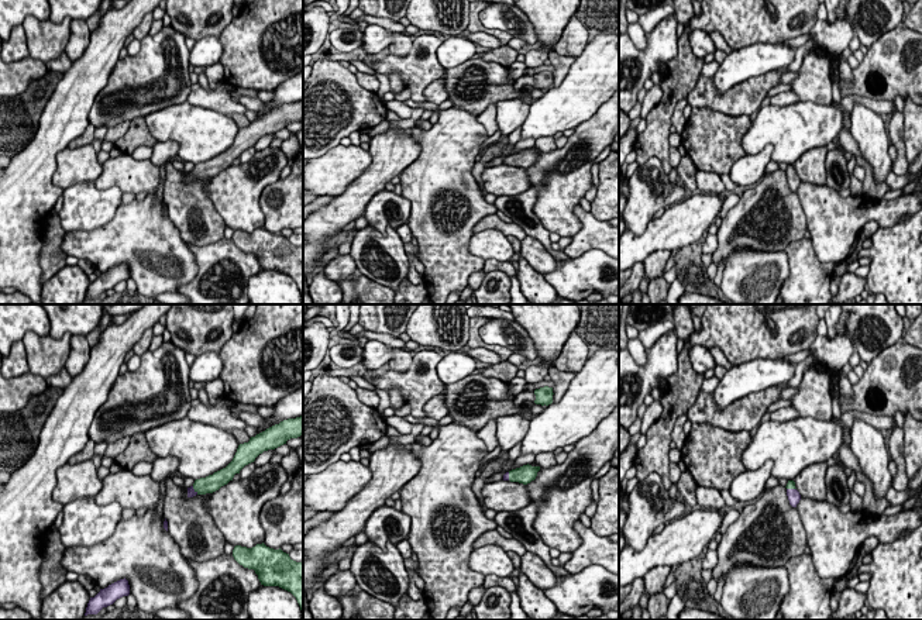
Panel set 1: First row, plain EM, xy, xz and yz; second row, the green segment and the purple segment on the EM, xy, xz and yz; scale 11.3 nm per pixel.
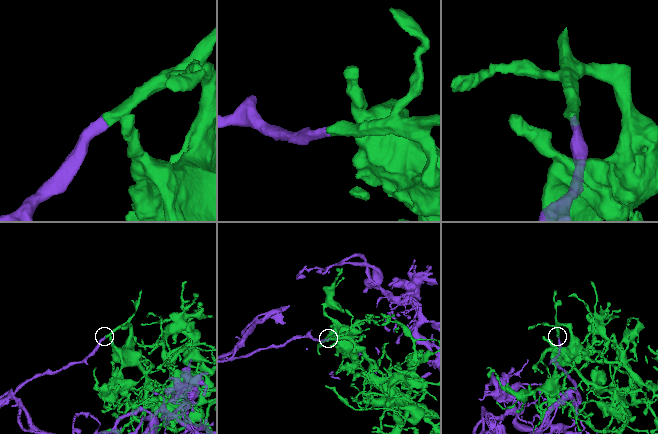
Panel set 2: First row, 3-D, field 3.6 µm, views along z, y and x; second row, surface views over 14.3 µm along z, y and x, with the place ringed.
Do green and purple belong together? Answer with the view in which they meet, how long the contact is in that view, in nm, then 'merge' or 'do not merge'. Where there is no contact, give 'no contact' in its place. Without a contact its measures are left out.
xy | 120 nm | merge

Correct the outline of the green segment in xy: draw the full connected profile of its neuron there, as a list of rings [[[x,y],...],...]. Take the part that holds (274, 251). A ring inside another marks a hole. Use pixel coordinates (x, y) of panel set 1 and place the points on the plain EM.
[[[264,227],[252,232],[235,230],[233,241],[244,252],[254,254],[261,269],[290,276],[300,290],[303,304],[303,247],[296,247],[281,232],[269,232]]]

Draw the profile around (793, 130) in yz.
[[[797,101],[785,107],[760,107],[742,140],[746,155],[773,147],[771,161],[794,165],[806,151],[826,147],[837,138],[843,113],[833,104]]]

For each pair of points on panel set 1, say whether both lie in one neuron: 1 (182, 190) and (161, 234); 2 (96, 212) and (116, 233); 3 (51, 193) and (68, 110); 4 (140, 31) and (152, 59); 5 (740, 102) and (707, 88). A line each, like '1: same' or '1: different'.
1: different
2: different
3: same
4: different
5: same

